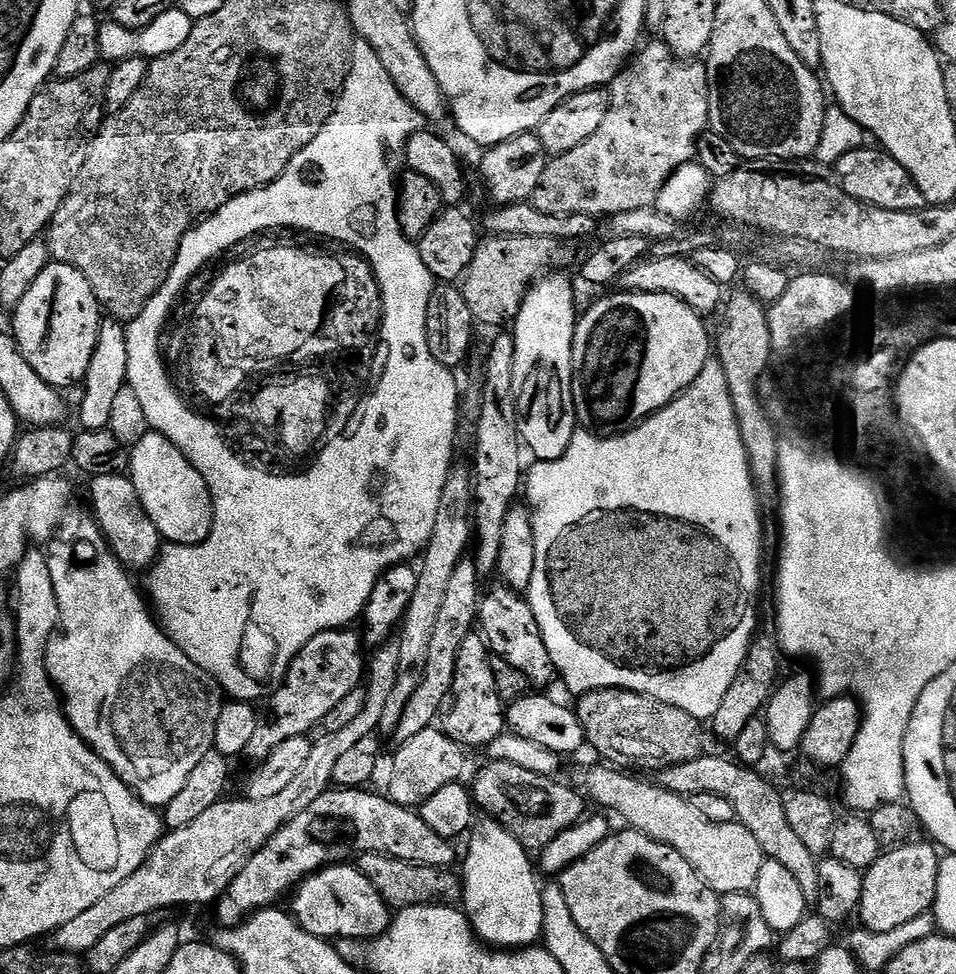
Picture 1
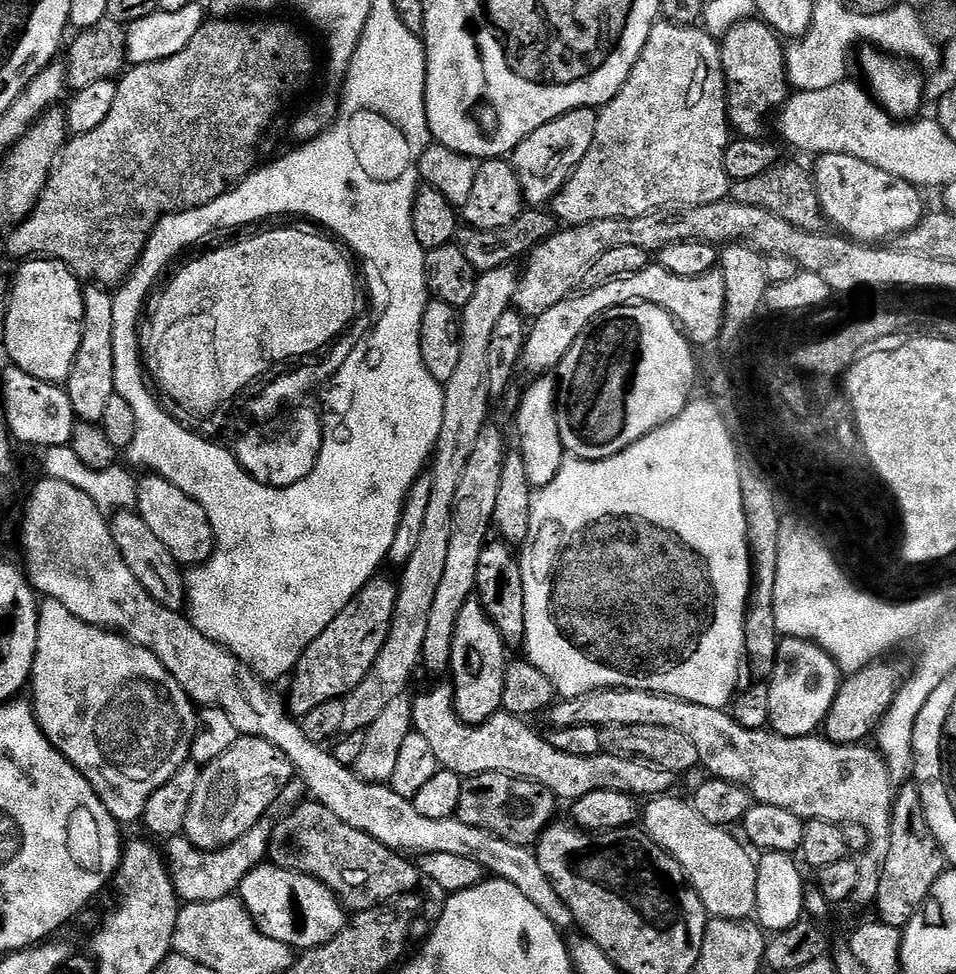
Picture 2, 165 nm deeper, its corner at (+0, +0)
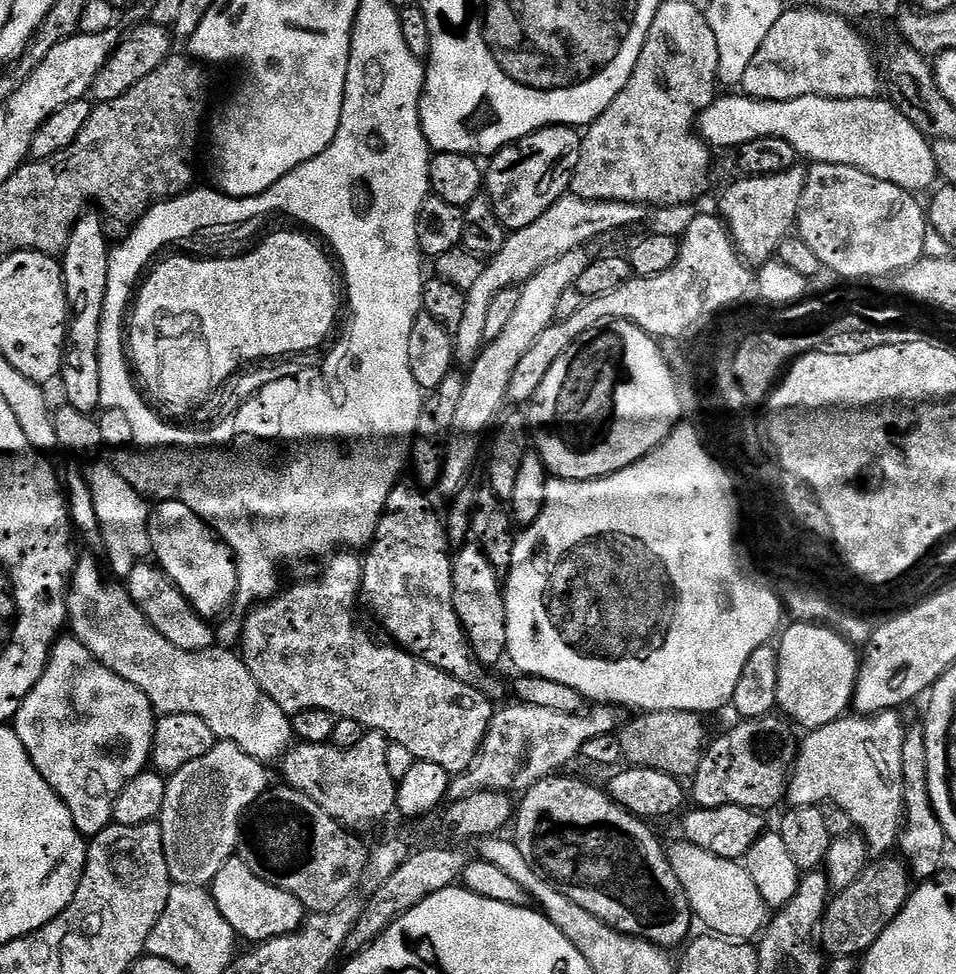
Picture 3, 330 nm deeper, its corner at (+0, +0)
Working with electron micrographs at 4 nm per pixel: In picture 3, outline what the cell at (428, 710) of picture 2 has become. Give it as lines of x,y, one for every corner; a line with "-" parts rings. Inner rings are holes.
348,550
333,555
331,560
332,565
317,580
304,580
294,585
288,593
277,595
247,617
248,624
246,620
238,652
254,682
258,682
263,692
274,698
284,712
326,710
341,720
354,718
354,722
362,722
365,730
380,732
391,743
406,746
413,761
438,762
442,770
453,774
465,772
474,762
488,733
493,701
476,688
458,682
458,678
430,666
391,642
376,644
375,638
356,617
356,607
359,609
362,604
363,559
355,551

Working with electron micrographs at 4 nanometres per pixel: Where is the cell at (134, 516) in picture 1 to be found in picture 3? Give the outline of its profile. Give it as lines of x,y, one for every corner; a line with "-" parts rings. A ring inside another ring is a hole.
142,562
136,566
126,578
126,587
138,610
146,614
150,626
154,626
154,630
158,630
166,642
174,642
178,650
205,652
217,643
217,629
193,610
182,590
178,590
178,586
174,586
174,582
170,582
168,575
155,563

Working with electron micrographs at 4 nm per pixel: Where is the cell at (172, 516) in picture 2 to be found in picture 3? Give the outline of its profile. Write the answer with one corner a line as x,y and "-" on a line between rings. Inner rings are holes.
177,500
159,501
148,517
148,533
155,563
168,575
170,582
182,590
190,606
203,620
215,621
215,616
223,617
223,612
233,607
236,558
208,524
190,510
190,506

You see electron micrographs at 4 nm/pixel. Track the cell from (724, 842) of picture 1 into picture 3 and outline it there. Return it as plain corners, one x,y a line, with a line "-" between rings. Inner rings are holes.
679,842
667,849
668,861
672,863
674,874
678,874
678,882
682,882
682,890
686,890
686,898
692,907
693,917
705,924
709,933
724,936
727,940
752,942
763,933
769,919
770,909
765,904
762,894
758,894
758,886
754,886
754,878
750,878
747,867
741,861
718,858
718,854
710,854
698,846
687,842

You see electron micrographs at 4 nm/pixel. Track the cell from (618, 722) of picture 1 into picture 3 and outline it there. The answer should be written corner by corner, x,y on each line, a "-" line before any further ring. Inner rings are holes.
662,710
633,716
636,717
629,724
627,721
618,733
624,760
631,767
662,770
662,774
670,774
677,778
695,776
706,747
705,717
701,713
686,710

